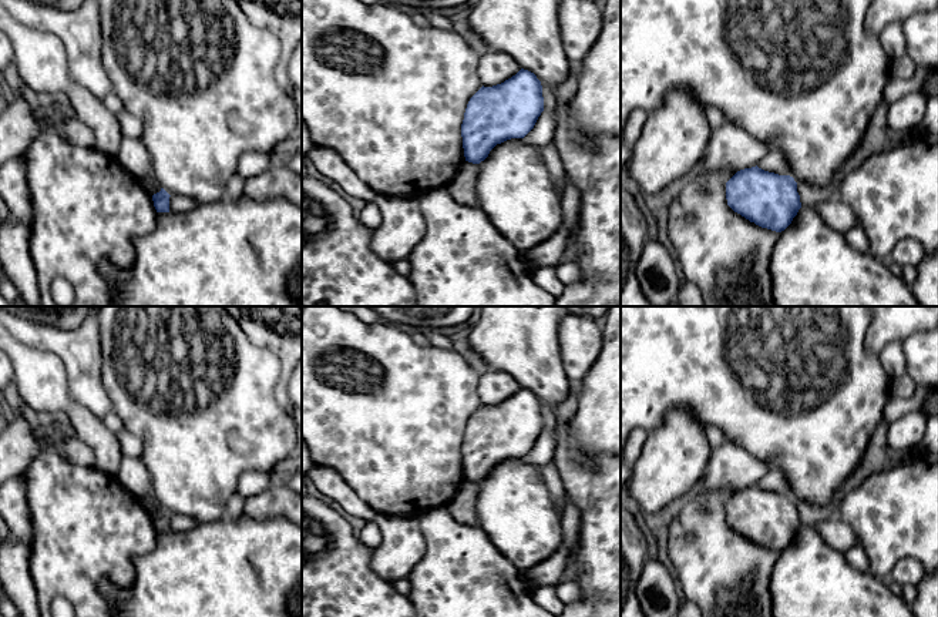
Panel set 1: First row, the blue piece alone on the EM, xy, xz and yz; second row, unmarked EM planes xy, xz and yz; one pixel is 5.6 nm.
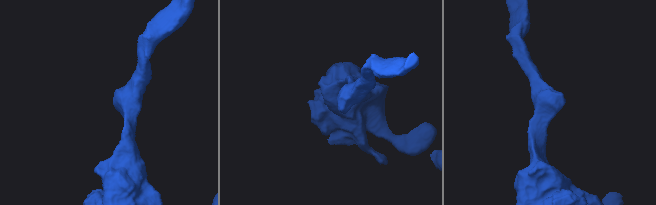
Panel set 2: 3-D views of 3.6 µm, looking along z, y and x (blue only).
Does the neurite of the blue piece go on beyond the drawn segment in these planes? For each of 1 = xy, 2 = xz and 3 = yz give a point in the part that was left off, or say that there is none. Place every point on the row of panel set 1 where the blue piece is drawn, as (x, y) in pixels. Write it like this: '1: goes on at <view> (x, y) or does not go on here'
1: does not go on here
2: does not go on here
3: does not go on here

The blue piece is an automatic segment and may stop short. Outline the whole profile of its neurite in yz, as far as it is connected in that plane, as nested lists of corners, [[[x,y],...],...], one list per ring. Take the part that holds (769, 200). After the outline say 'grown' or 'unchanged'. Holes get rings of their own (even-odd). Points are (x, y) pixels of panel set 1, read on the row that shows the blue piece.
[[[752,167],[726,182],[727,205],[750,222],[776,232],[784,231],[801,208],[797,182]]] | unchanged

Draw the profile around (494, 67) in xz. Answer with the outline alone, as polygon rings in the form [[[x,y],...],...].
[[[490,51],[478,60],[478,77],[484,87],[492,87],[515,76],[521,67],[504,51]]]

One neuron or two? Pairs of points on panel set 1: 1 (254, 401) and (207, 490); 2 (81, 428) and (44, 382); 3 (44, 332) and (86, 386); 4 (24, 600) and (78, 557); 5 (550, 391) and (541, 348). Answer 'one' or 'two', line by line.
1: one
2: one
3: one
4: two
5: one

